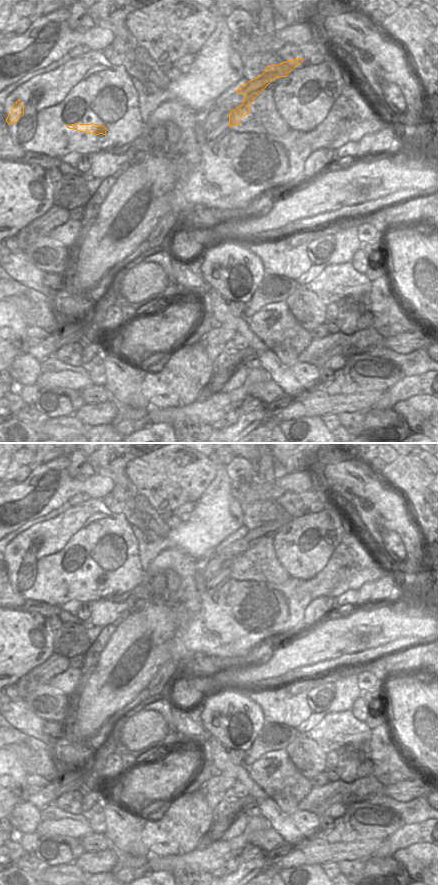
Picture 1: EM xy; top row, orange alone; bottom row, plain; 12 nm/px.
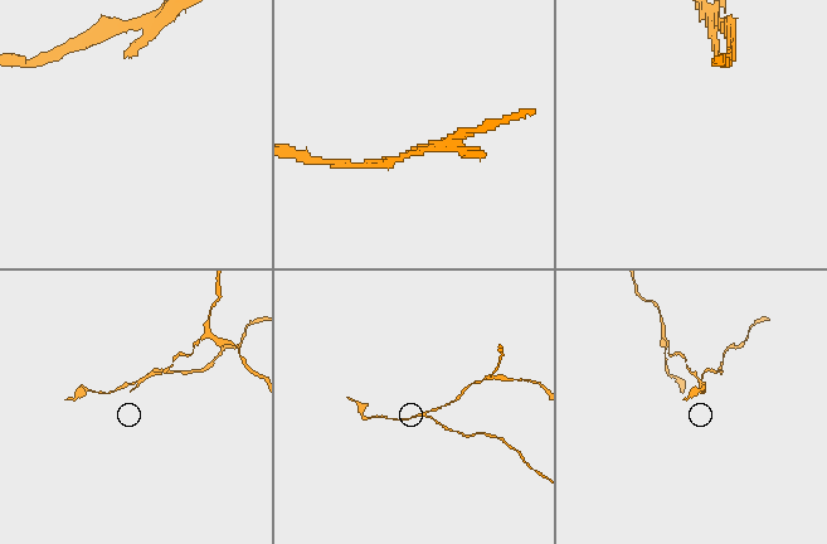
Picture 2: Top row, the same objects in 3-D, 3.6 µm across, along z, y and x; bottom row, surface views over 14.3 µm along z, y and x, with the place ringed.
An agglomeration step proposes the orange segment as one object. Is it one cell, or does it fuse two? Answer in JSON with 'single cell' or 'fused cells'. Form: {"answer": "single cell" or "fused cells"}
{"answer": "fused cells"}

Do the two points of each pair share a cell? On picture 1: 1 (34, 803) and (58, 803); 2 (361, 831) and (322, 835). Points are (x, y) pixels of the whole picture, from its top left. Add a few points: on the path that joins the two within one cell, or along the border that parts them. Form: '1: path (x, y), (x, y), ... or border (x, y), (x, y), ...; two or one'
1: border (49, 793), (49, 804), (40, 813); two
2: path (351, 831), (332, 831); one

